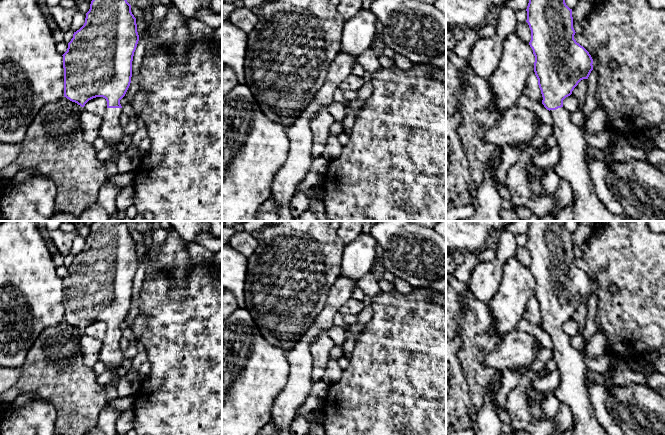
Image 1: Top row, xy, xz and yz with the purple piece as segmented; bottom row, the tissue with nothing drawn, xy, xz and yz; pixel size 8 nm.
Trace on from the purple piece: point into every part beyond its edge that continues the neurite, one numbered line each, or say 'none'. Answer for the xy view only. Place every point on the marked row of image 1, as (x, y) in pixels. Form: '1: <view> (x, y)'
1: xy (111, 131)

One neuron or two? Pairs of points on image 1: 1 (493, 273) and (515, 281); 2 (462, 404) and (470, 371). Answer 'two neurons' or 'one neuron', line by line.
1: two neurons
2: two neurons

